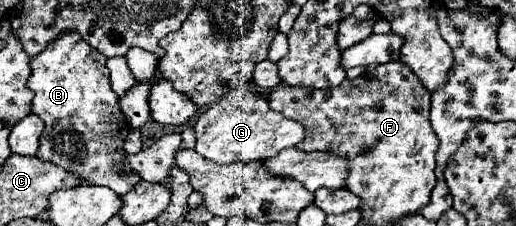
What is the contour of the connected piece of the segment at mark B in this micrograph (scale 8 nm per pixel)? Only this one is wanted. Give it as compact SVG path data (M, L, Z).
M65 33L45 51L31 57L27 87L35 93L31 111L45 123L37 157L63 167L89 185L107 185L123 197L141 183L141 177L125 167L127 153L123 145L131 127L119 111L105 61L107 57L87 45L81 35Z

